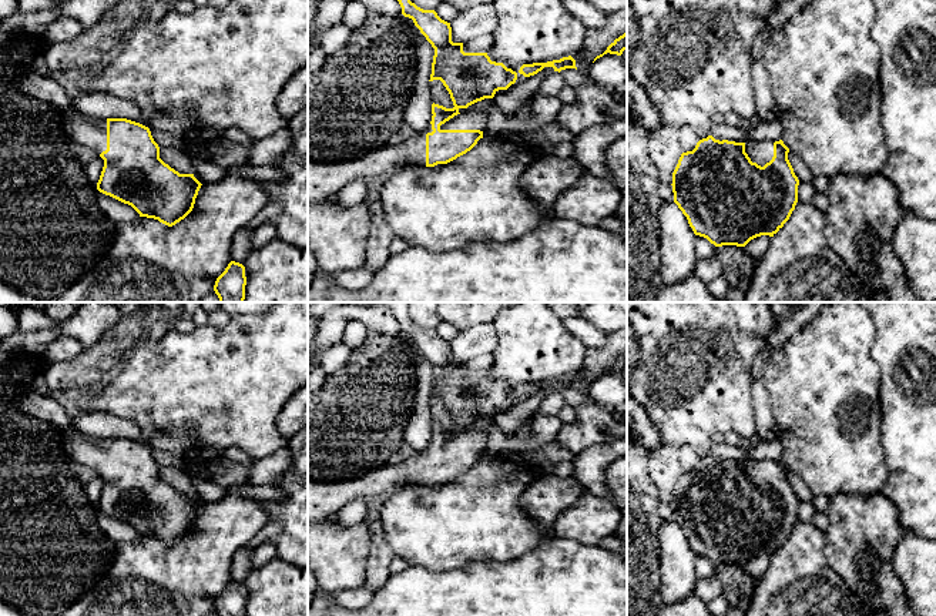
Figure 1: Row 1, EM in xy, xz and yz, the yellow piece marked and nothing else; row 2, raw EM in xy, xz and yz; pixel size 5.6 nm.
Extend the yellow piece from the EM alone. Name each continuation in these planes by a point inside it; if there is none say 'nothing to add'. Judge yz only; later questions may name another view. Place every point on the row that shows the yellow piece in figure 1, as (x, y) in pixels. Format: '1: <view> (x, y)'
1: yz (761, 153)

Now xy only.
1: xy (89, 131)

